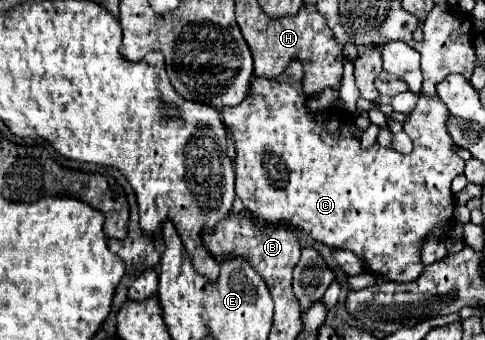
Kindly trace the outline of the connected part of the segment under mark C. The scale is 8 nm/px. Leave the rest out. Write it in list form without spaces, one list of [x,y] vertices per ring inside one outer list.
[[[292,59],[280,77],[254,77],[248,97],[236,107],[222,109],[224,123],[236,145],[236,195],[252,215],[268,223],[294,225],[334,249],[350,249],[362,255],[372,273],[402,283],[416,279],[424,269],[420,261],[424,237],[438,225],[452,225],[454,197],[450,183],[464,171],[464,159],[452,153],[454,141],[446,133],[446,119],[450,115],[446,105],[438,99],[420,95],[414,115],[404,123],[404,131],[412,139],[414,149],[402,155],[378,143],[362,149],[362,129],[358,129],[348,111],[336,109],[322,121],[306,107],[306,99],[302,89],[302,63]]]

